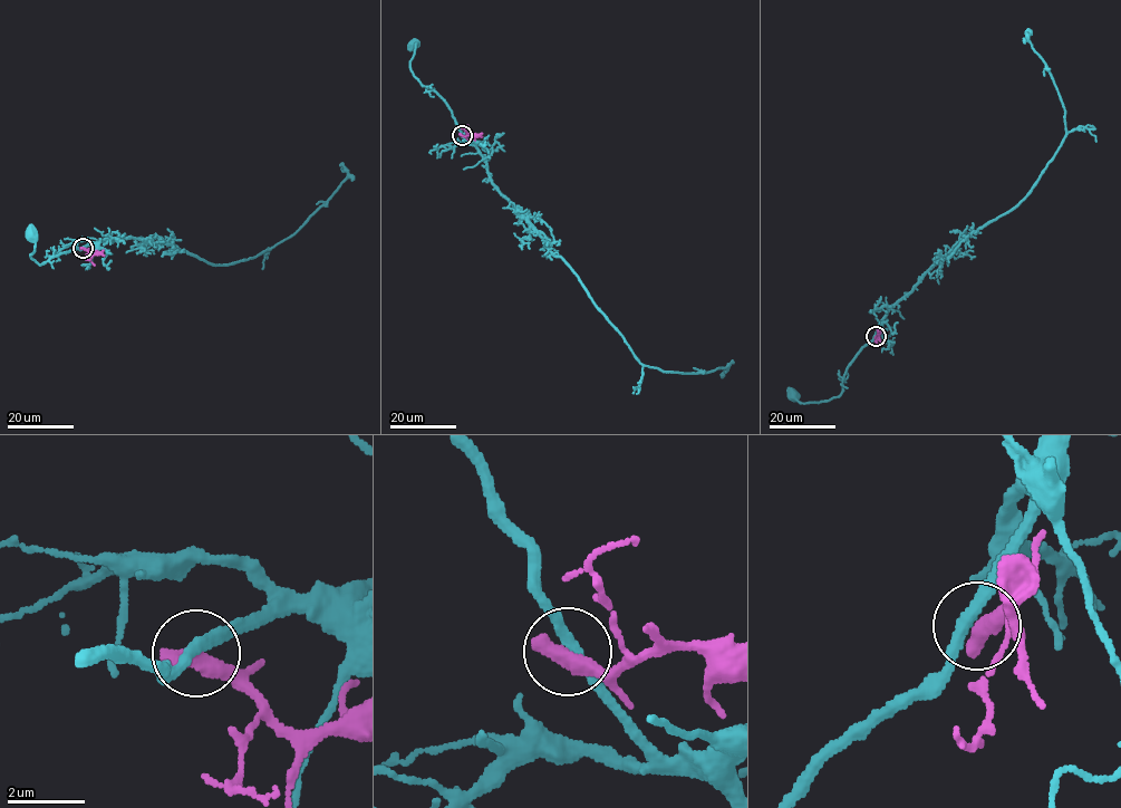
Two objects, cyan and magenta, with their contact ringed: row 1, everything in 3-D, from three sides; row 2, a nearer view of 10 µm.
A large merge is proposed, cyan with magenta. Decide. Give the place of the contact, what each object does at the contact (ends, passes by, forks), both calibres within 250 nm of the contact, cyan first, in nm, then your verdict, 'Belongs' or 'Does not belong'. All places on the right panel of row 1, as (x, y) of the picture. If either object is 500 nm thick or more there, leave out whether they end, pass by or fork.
Place: (876, 336). Thickness 280 nm (cyan) against 550 nm. Does not belong

